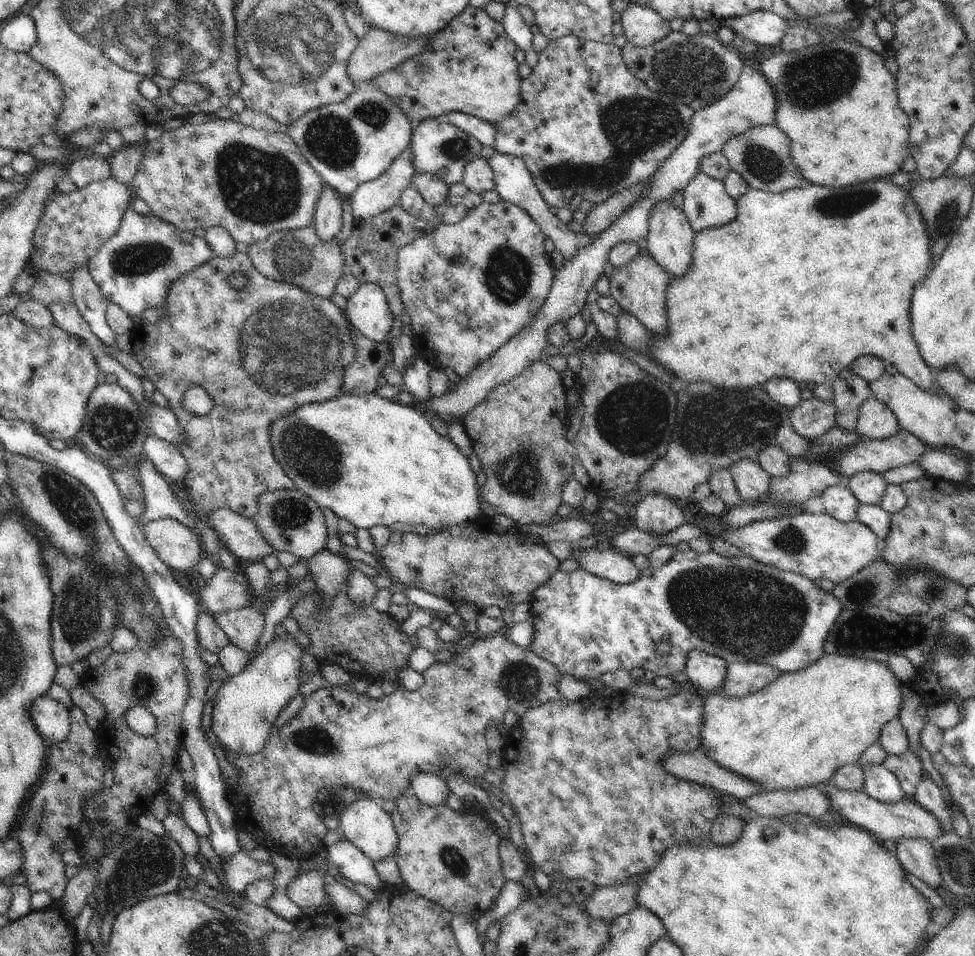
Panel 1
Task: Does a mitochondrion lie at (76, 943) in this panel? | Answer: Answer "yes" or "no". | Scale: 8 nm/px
no

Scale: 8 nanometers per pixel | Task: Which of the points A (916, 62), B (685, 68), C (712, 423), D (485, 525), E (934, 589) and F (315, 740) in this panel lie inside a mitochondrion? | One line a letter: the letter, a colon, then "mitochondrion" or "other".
A: other
B: mitochondrion
C: mitochondrion
D: other
E: mitochondrion
F: mitochondrion

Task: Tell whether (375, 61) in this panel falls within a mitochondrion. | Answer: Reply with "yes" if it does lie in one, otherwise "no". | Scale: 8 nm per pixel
no

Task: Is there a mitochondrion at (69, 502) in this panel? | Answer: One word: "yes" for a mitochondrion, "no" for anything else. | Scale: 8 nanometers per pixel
yes

